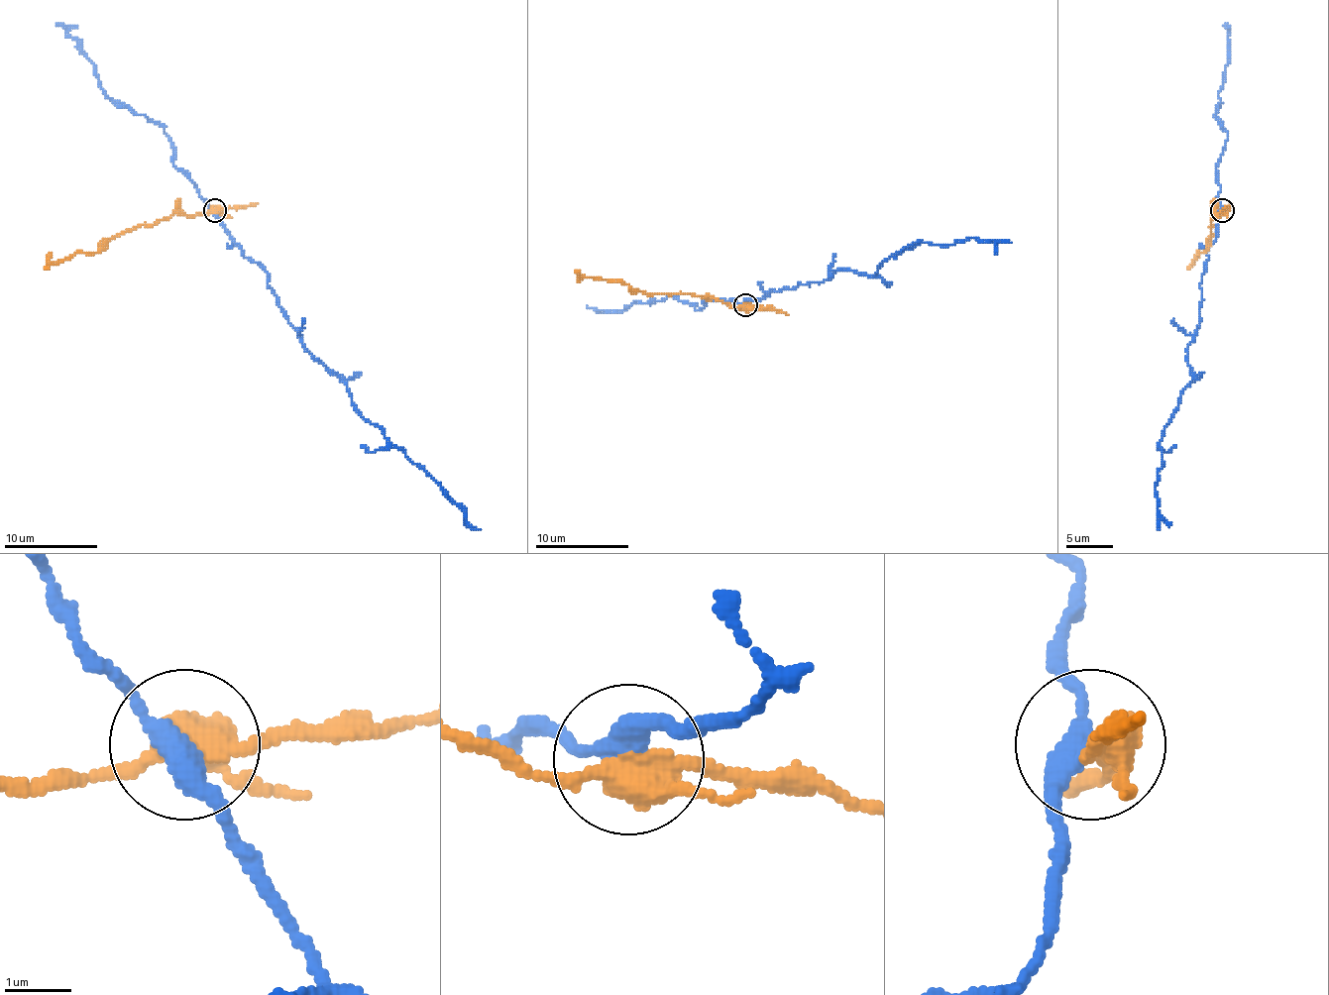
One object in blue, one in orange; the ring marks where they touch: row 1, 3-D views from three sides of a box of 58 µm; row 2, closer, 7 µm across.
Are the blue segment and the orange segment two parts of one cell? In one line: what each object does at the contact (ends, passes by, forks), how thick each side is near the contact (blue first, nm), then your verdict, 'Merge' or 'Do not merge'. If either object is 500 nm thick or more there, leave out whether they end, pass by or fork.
At the ring blue passes by. At the ring orange forks. Thickness 340 nm (blue) against 360 nm. Do not merge

